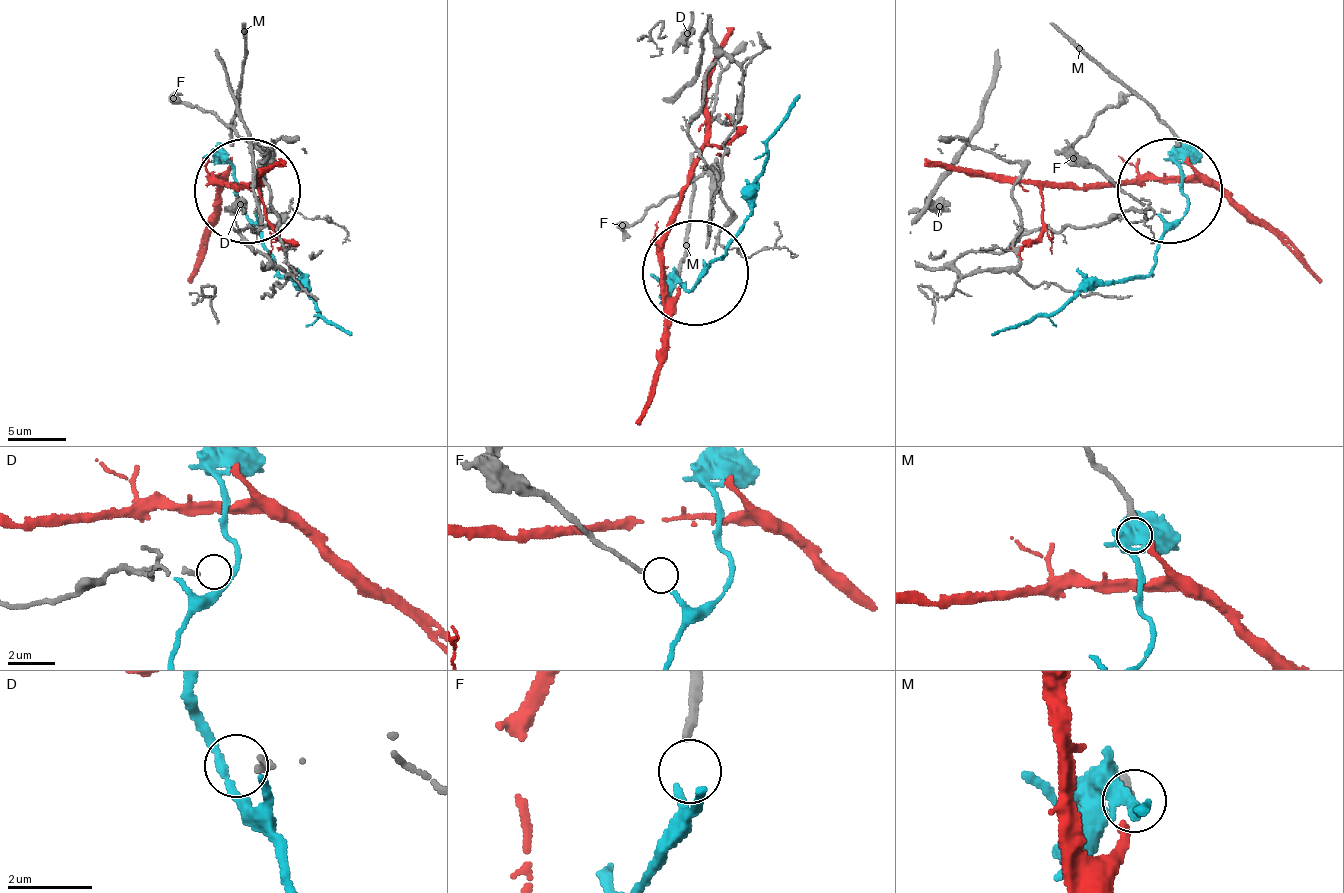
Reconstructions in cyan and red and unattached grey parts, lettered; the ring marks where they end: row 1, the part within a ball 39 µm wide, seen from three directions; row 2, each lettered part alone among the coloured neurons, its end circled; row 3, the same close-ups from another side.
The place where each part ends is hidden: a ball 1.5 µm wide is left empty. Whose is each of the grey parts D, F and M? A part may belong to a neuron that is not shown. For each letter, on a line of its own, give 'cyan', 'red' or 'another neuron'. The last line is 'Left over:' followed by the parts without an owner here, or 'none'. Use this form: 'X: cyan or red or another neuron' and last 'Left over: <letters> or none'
D: another neuron
F: cyan
M: red
Left over: D

